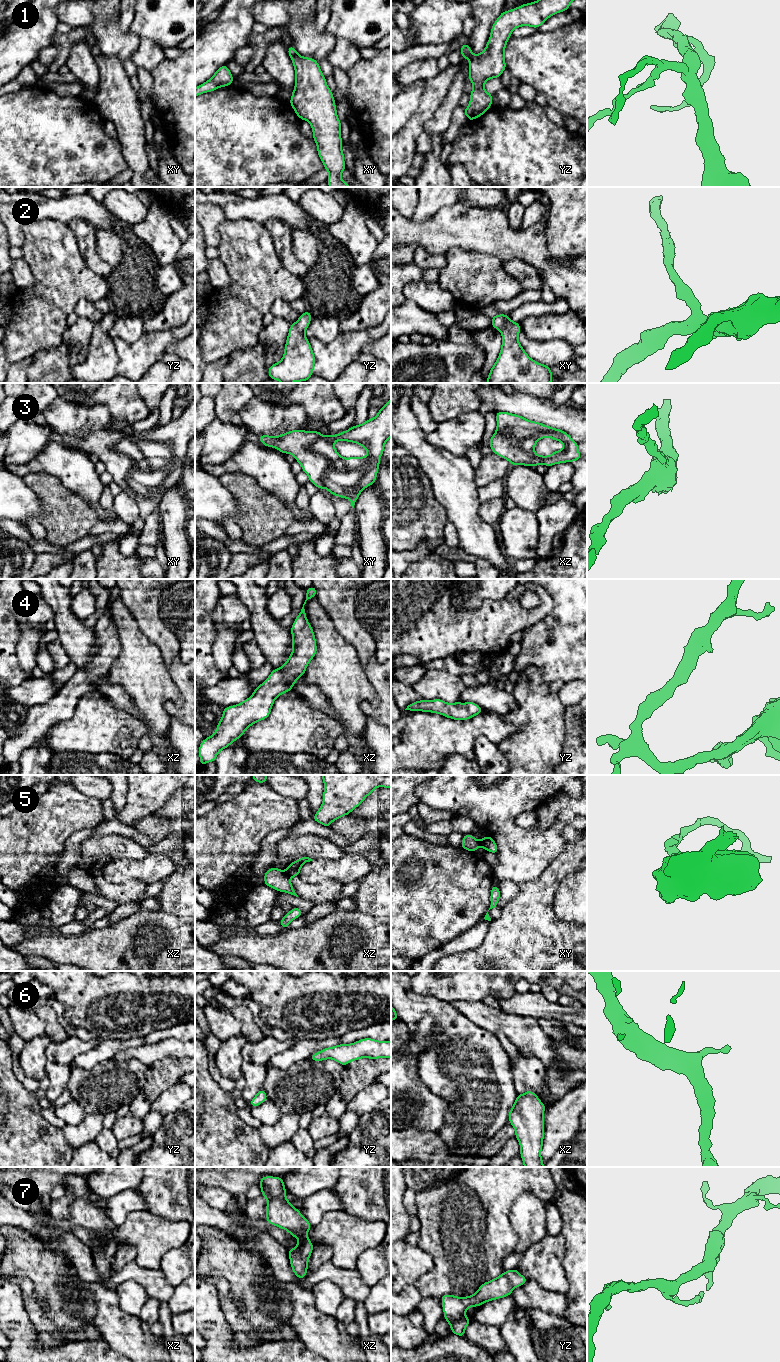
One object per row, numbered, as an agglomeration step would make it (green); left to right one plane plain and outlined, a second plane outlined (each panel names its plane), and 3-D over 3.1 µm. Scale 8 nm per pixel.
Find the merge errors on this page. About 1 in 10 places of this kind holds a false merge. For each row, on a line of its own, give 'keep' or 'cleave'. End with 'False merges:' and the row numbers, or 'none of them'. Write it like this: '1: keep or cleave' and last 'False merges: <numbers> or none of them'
1: keep
2: keep
3: keep
4: keep
5: cleave
6: keep
7: keep
False merges: 5

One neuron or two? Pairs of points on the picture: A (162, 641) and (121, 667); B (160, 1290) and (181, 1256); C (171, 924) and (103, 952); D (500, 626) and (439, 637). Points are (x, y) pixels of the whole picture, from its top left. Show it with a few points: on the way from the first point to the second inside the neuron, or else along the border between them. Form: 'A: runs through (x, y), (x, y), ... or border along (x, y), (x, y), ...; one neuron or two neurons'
A: border along (140, 628), (158, 647), (166, 665); two neurons
B: border along (160, 1269), (165, 1279), (174, 1287); two neurons
C: runs through (154, 922), (146, 919), (136, 924), (120, 940); one neuron
D: runs through (485, 630), (454, 630); one neuron

